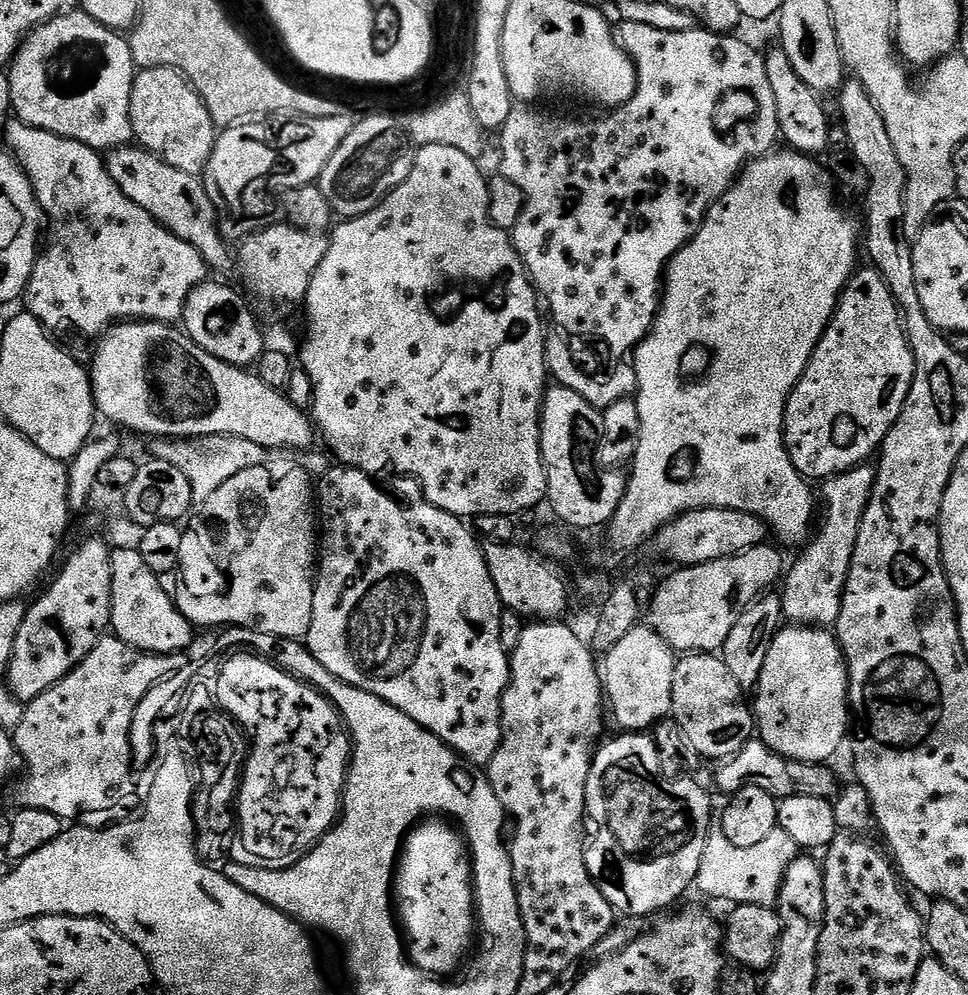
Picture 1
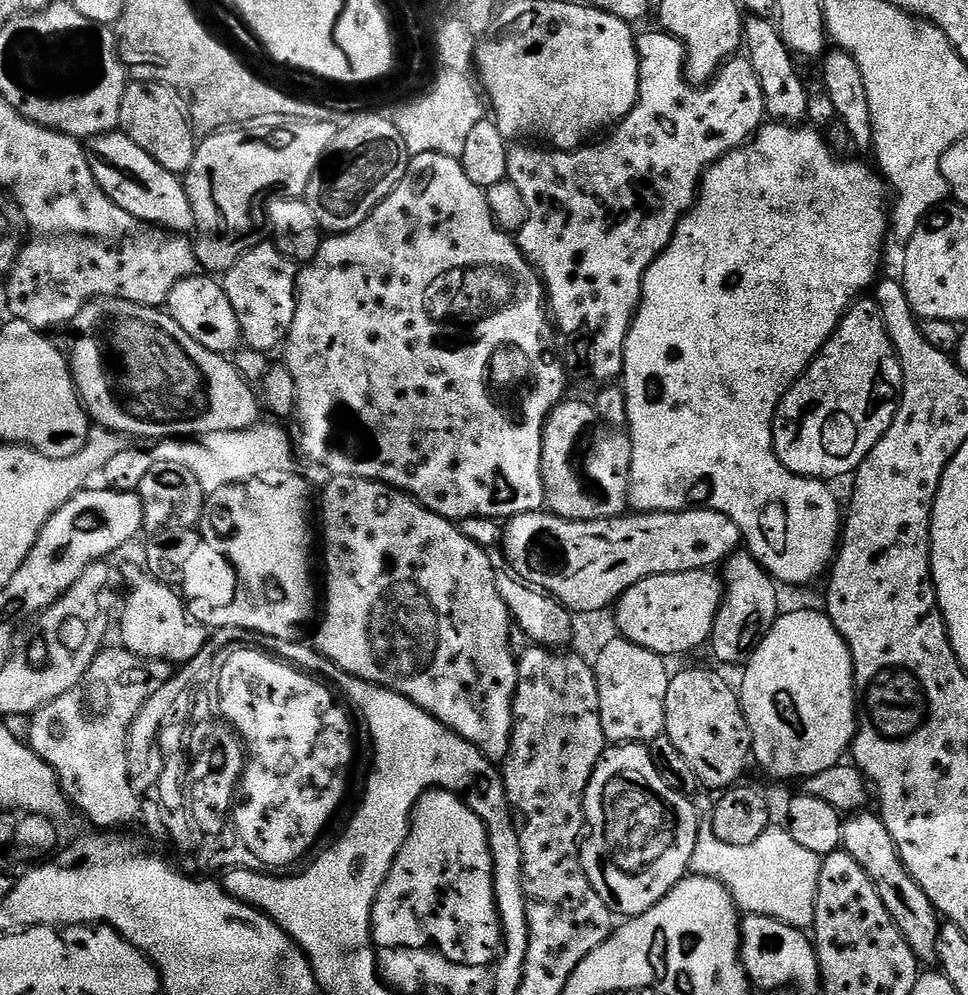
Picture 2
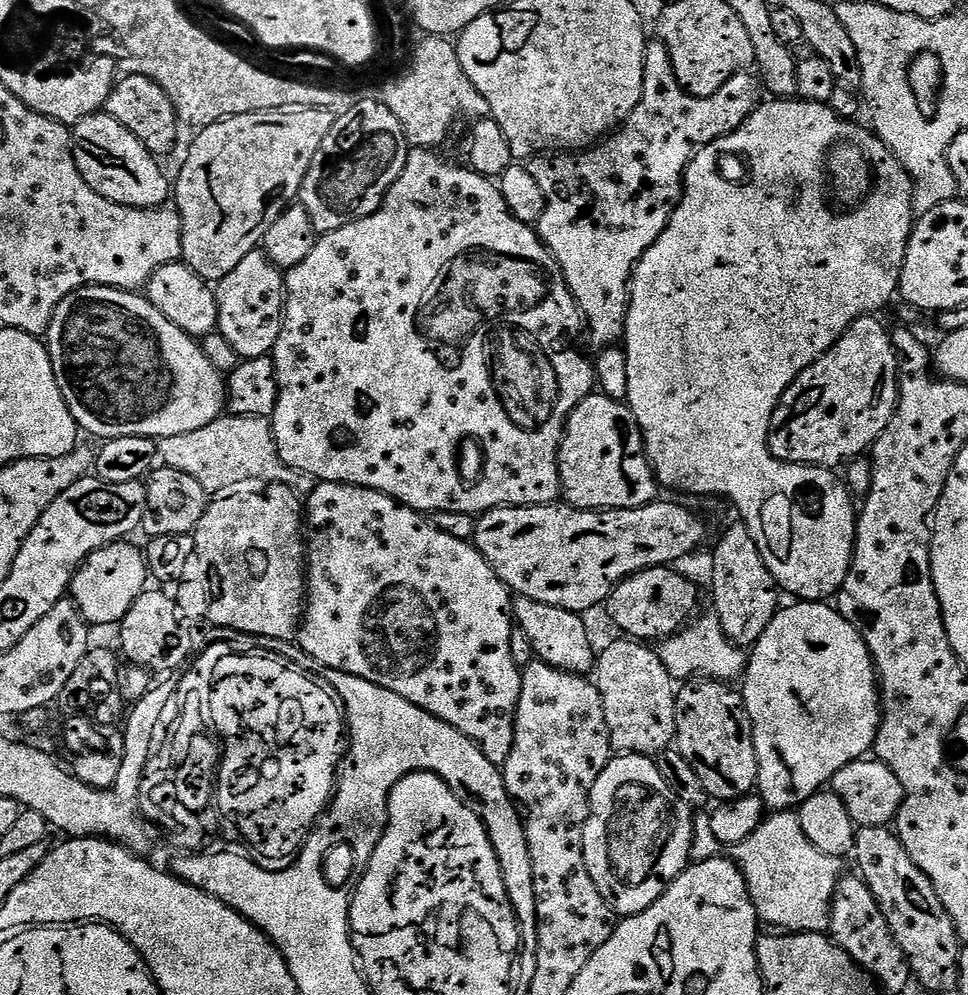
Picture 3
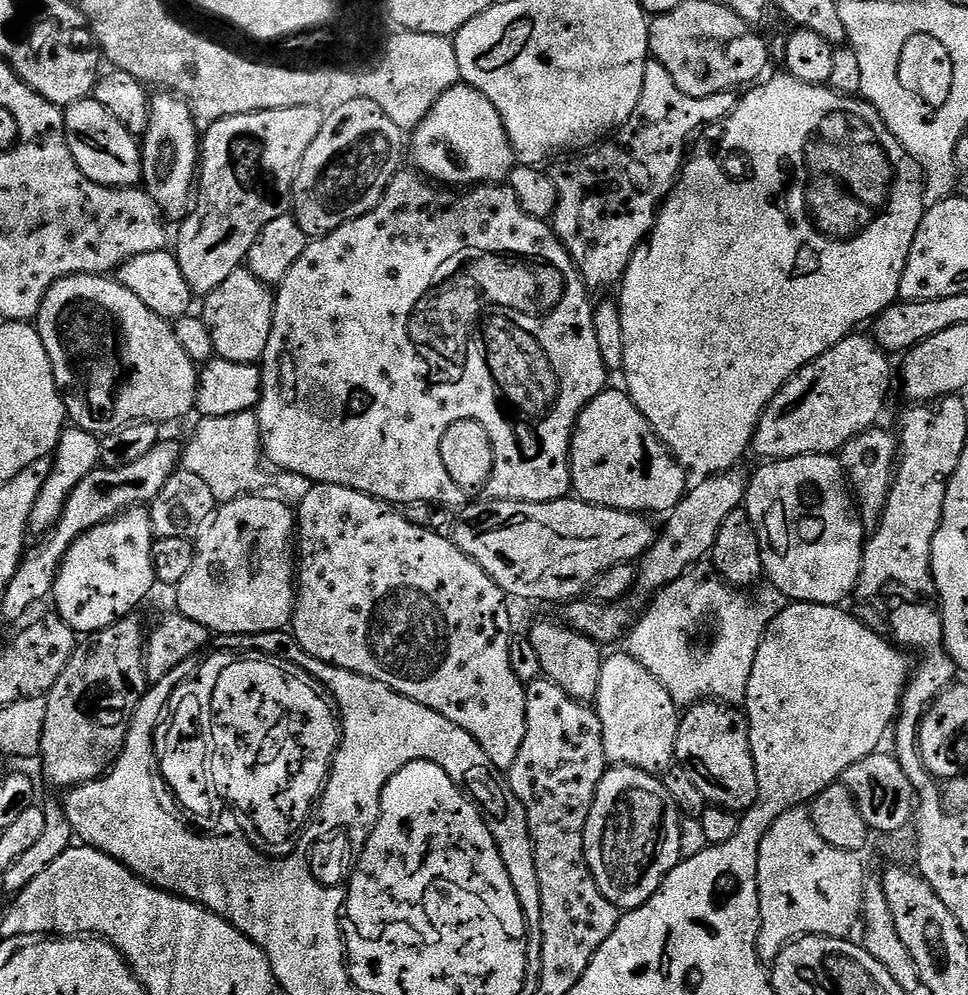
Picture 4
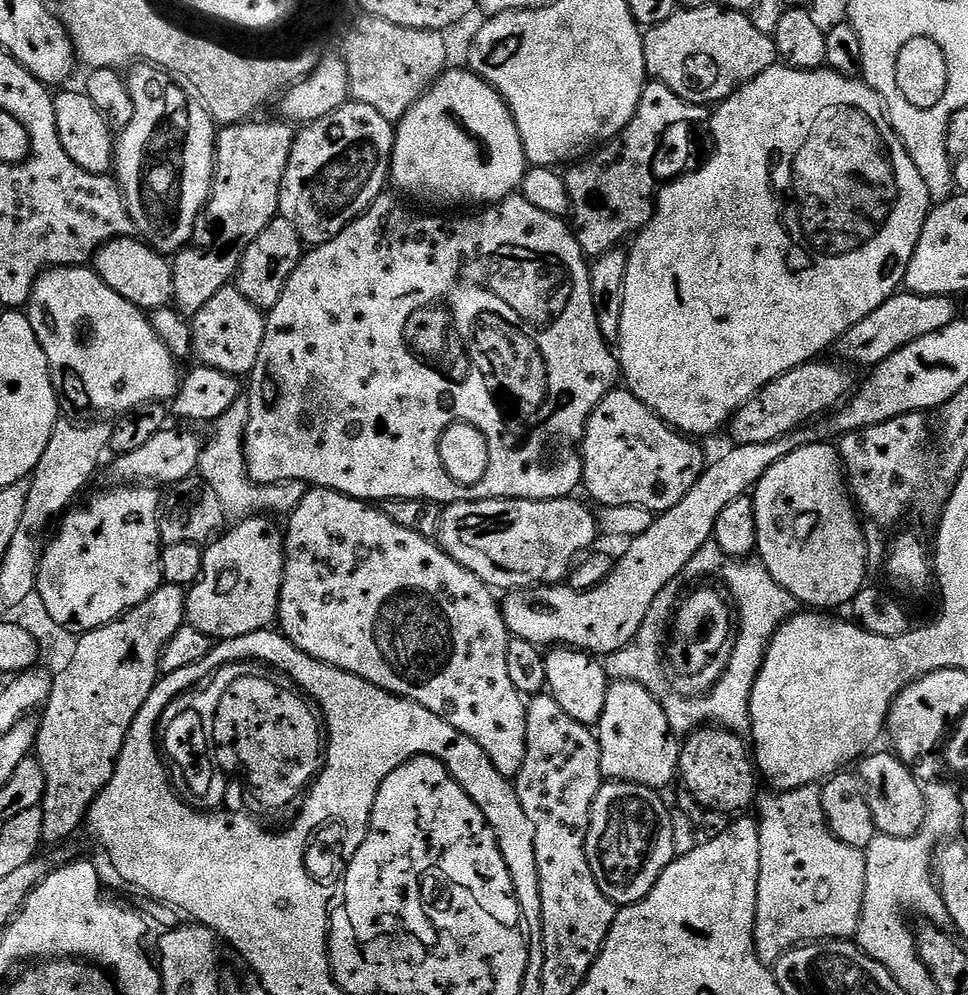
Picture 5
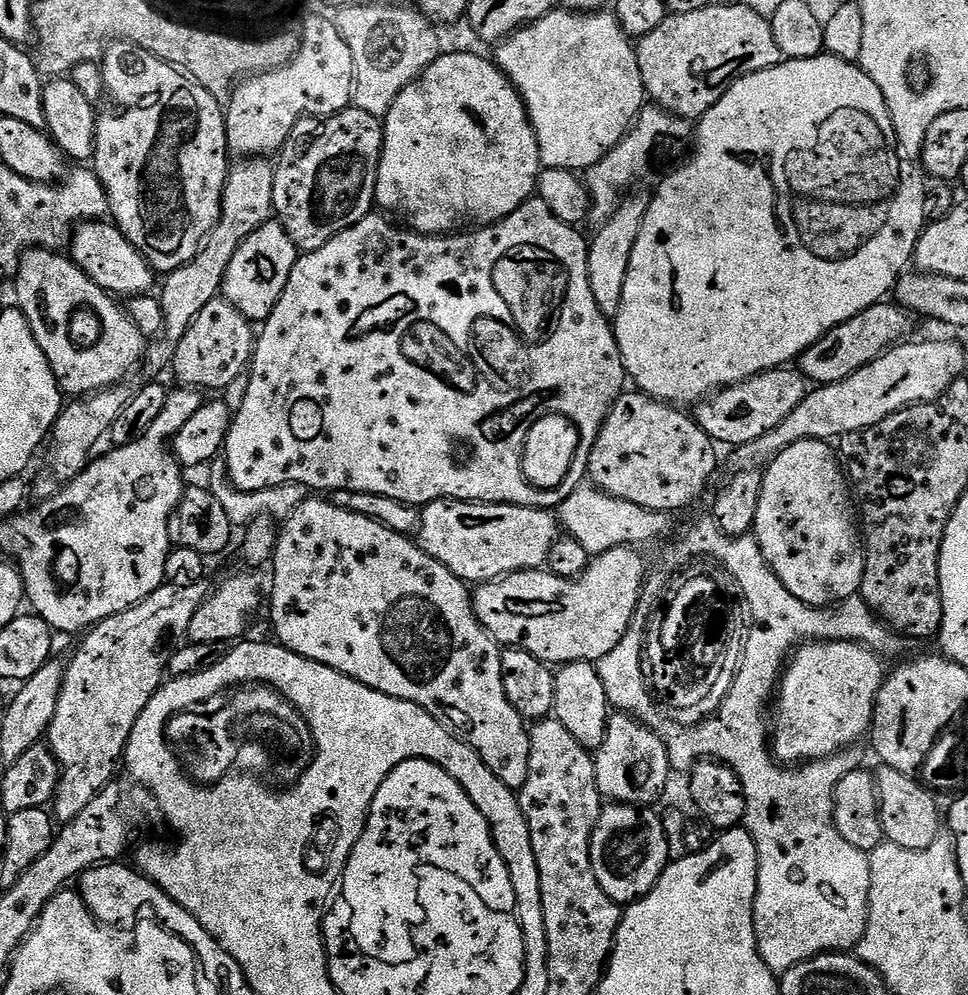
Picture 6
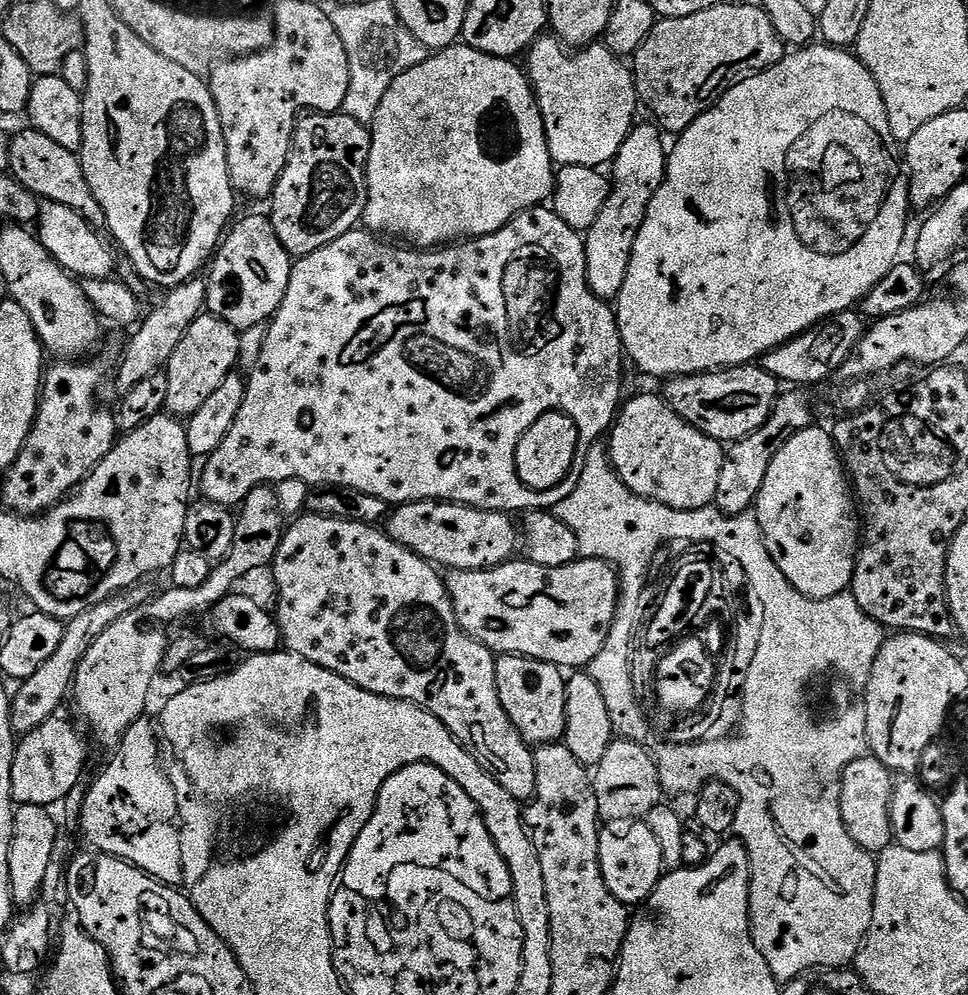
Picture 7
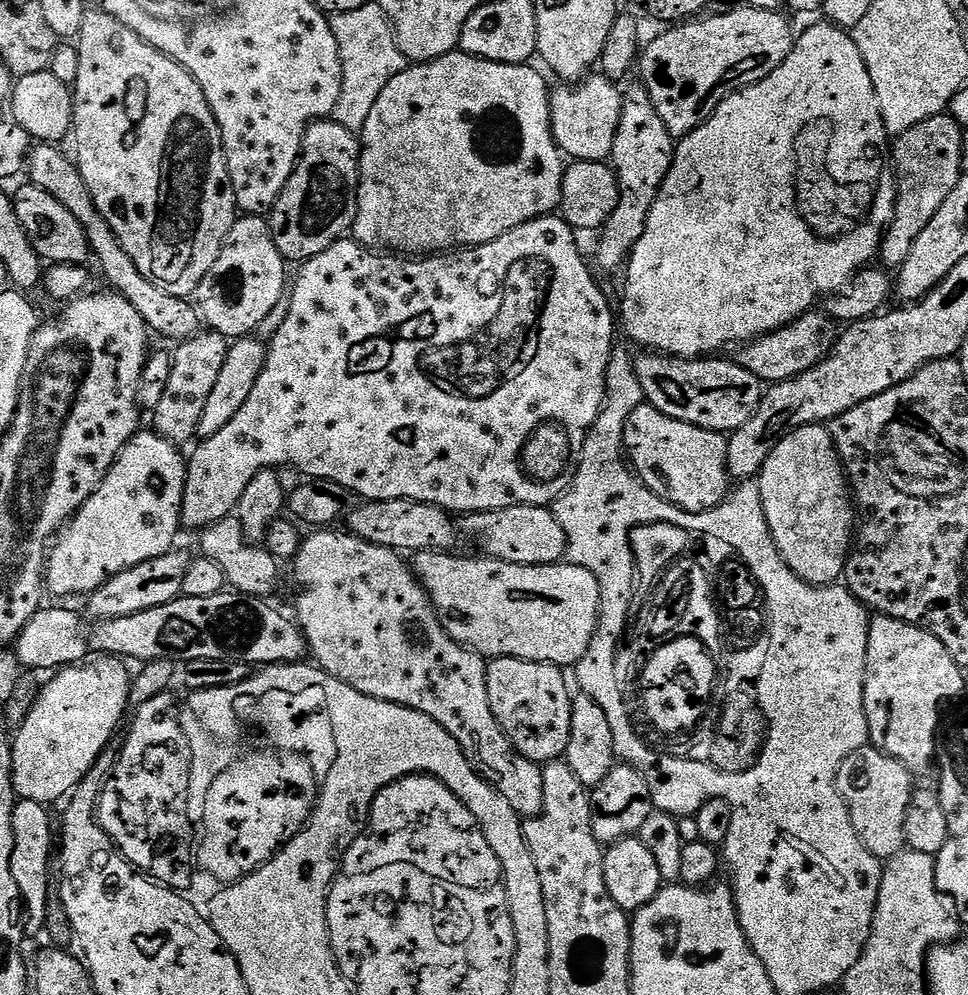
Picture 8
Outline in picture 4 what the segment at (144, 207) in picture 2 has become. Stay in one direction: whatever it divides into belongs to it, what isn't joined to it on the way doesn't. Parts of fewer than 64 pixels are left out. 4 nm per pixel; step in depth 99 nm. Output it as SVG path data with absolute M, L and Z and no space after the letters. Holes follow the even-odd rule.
M89 98L67 105L64 125L70 154L74 154L74 162L78 162L82 174L86 174L90 182L98 182L107 188L134 188L141 183L142 162L137 137L131 136L126 126L122 126L102 102Z

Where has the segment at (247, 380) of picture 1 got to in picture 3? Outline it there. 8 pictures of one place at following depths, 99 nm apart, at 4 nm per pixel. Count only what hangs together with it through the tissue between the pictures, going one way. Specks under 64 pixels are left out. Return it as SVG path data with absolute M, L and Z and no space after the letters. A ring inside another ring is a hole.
M91 284L89 288L79 288L71 292L62 302L58 302L58 310L54 310L54 318L46 333L46 347L50 354L50 362L54 366L54 378L58 382L58 390L62 390L62 398L66 398L66 406L76 419L77 425L84 428L92 436L100 436L104 440L113 440L123 436L150 436L160 442L167 442L171 436L190 434L190 430L202 430L202 426L210 426L210 422L219 420L226 412L226 384L221 372L206 358L203 347L193 337L187 336L166 314L162 314L149 302L147 295L139 291L124 292L120 288L103 288Z

